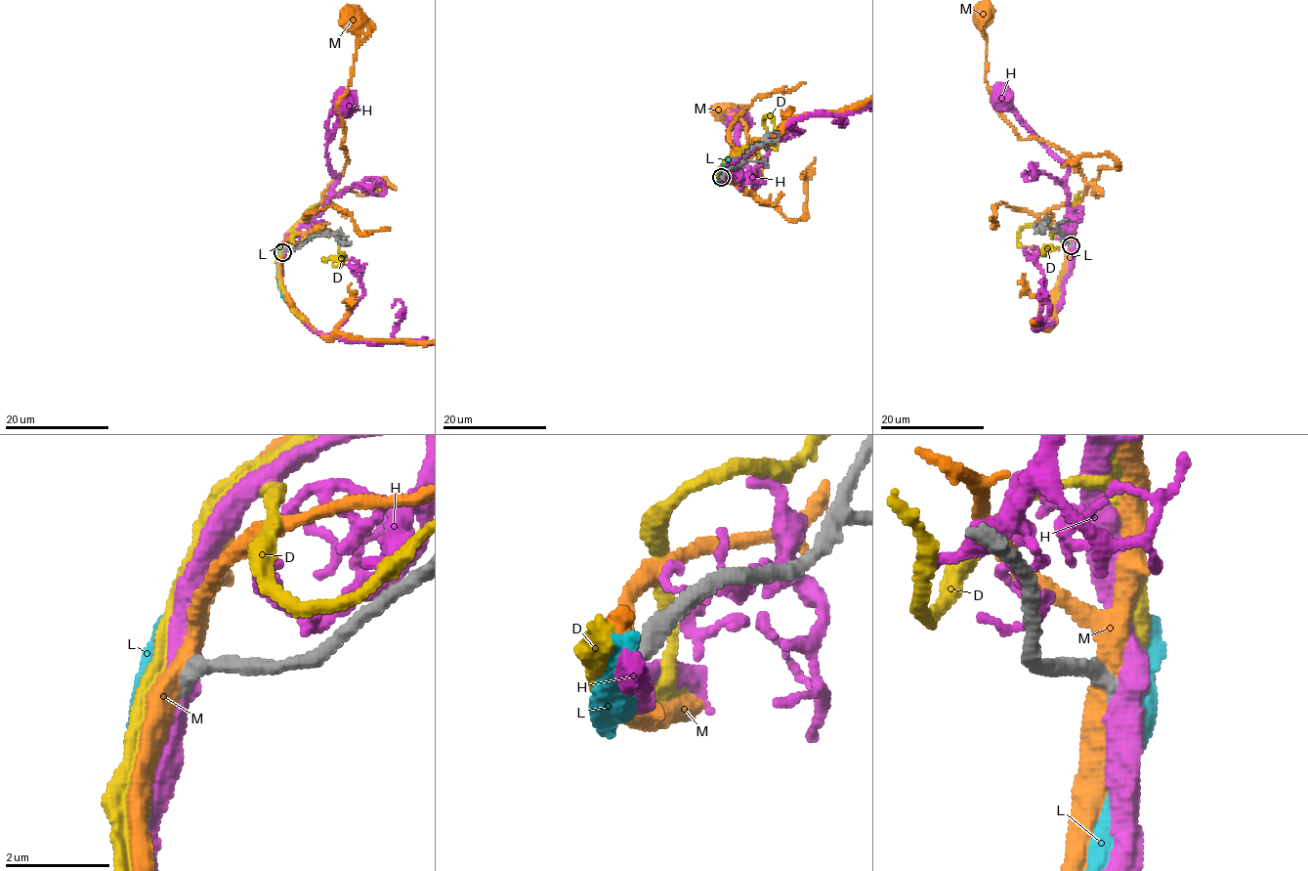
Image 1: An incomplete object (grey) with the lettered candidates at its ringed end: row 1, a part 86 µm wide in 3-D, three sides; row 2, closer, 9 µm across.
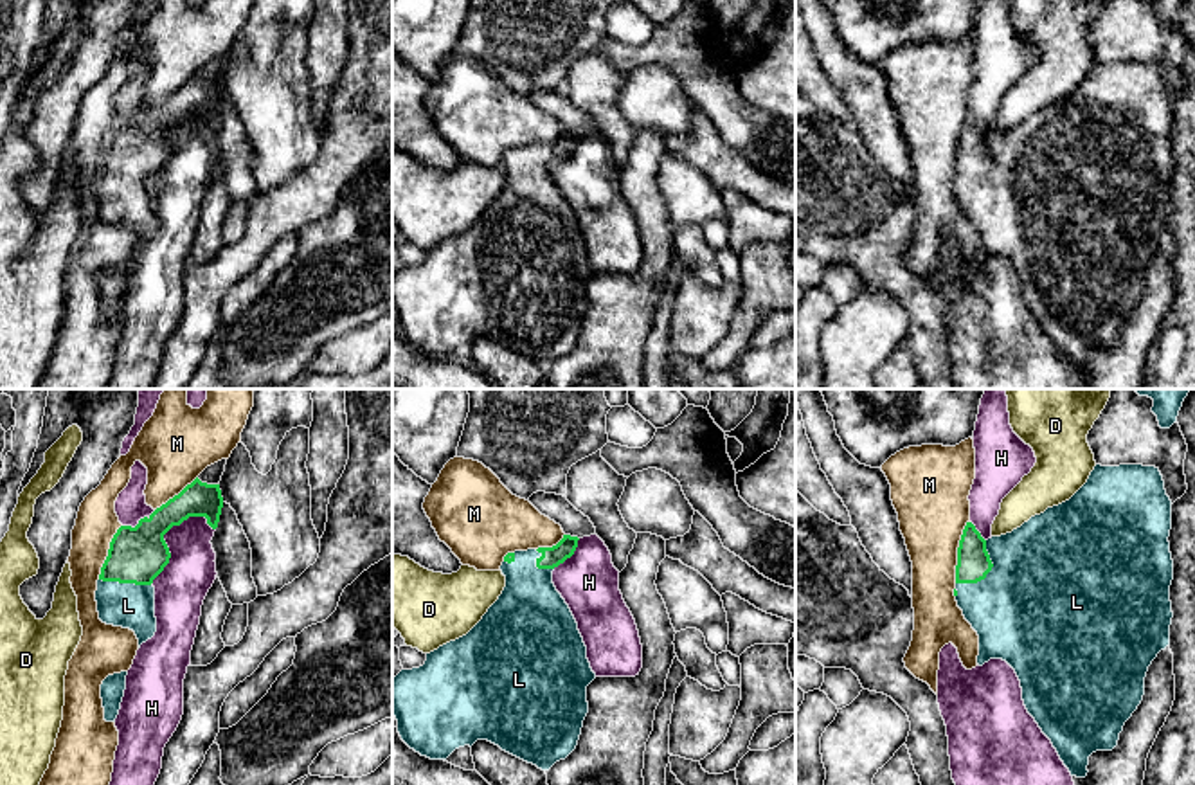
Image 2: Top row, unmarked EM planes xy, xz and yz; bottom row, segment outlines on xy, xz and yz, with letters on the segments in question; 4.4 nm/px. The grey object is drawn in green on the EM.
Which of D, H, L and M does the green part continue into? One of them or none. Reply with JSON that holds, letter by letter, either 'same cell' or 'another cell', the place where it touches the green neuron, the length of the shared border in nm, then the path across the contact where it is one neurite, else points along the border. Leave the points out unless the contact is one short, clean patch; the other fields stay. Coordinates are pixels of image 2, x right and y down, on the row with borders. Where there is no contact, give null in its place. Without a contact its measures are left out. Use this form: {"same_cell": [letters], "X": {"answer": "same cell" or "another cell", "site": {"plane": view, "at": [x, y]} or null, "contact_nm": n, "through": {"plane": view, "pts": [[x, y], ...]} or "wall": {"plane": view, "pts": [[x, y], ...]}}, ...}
{"same_cell": ["L"], "D": {"answer": "another cell", "site": null}, "H": {"answer": "another cell", "site": {"plane": "xy", "at": [164, 541]}, "contact_nm": 400, "wall": {"plane": "xy", "pts": [[204, 515], [189, 515], [164, 535], [170, 562], [150, 584]]}}, "L": {"answer": "same cell", "site": {"plane": "yz", "at": [988, 571]}, "contact_nm": 240, "through": {"plane": "yz", "pts": [[974, 562], [979, 562], [988, 571], [1032, 607]]}}, "M": {"answer": "another cell", "site": {"plane": "yz", "at": [958, 551]}, "contact_nm": 280}}

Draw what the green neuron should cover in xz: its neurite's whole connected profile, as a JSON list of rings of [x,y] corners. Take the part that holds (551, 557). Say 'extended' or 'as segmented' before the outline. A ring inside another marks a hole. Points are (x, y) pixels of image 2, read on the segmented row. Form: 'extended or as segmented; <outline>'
extended; [[[563,535],[553,547],[515,551],[500,565],[506,587],[482,619],[463,637],[427,654],[419,668],[401,670],[392,679],[392,715],[401,740],[430,760],[446,760],[455,749],[488,740],[502,751],[549,771],[578,745],[589,713],[587,686],[596,679],[578,623],[553,583],[553,571],[571,558],[578,537]]]

